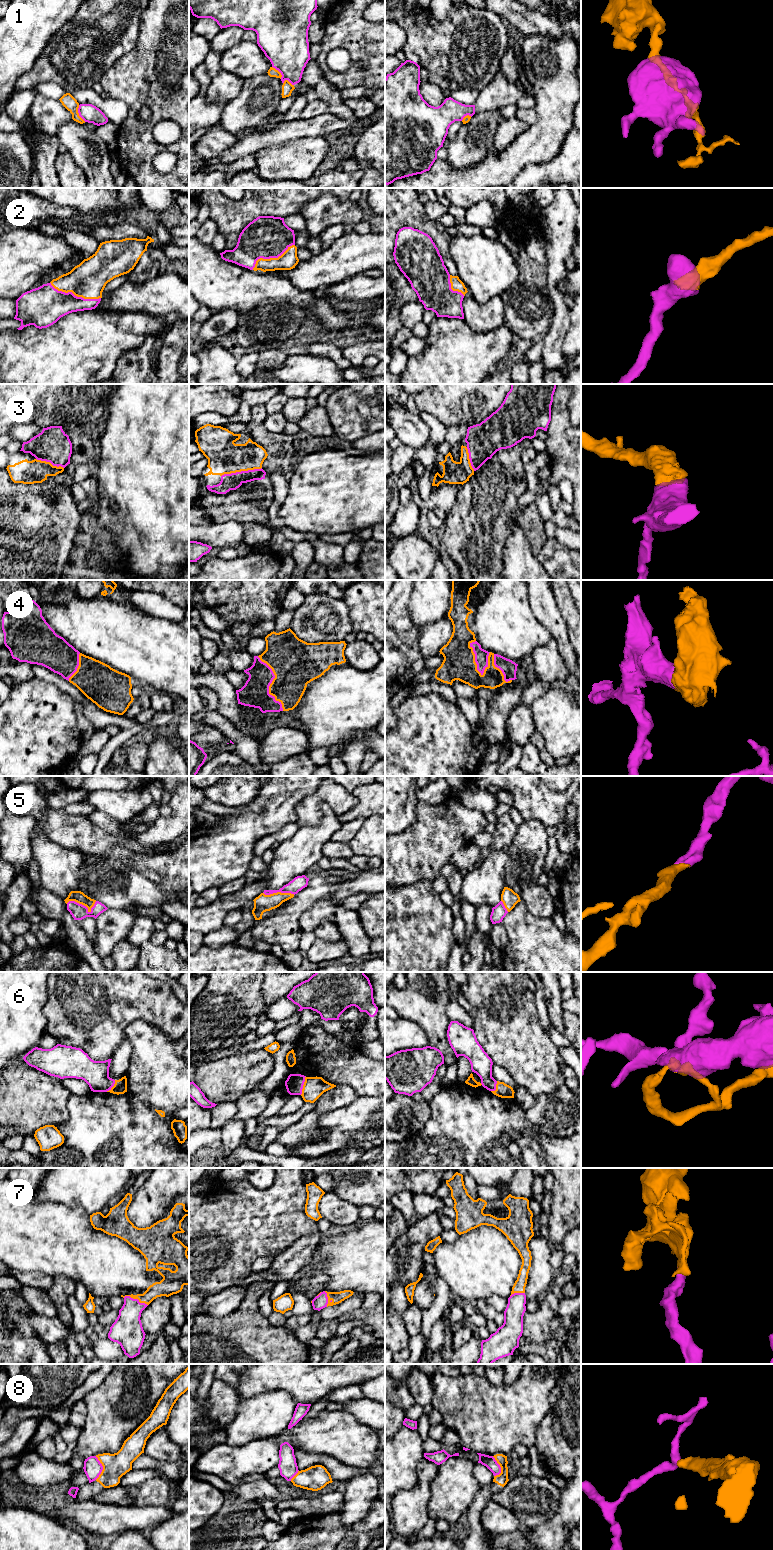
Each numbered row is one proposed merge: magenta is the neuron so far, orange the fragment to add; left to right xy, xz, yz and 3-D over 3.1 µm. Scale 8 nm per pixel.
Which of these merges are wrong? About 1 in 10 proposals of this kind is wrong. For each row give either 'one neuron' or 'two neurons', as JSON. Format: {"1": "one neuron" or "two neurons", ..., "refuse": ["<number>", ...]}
{"1": "two neurons", "2": "one neuron", "3": "one neuron", "4": "one neuron", "5": "one neuron", "6": "one neuron", "7": "one neuron", "8": "two neurons", "refuse": ["1", "8"]}

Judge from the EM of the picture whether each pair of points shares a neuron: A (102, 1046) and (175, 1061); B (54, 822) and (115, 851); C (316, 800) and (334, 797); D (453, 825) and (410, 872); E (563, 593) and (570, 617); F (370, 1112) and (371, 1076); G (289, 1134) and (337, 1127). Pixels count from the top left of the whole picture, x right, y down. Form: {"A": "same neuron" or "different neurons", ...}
{"A": "different neurons", "B": "same neuron", "C": "same neuron", "D": "same neuron", "E": "same neuron", "F": "different neurons", "G": "different neurons"}

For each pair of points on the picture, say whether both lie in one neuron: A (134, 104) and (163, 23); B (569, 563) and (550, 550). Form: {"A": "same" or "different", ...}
{"A": "same", "B": "same"}

